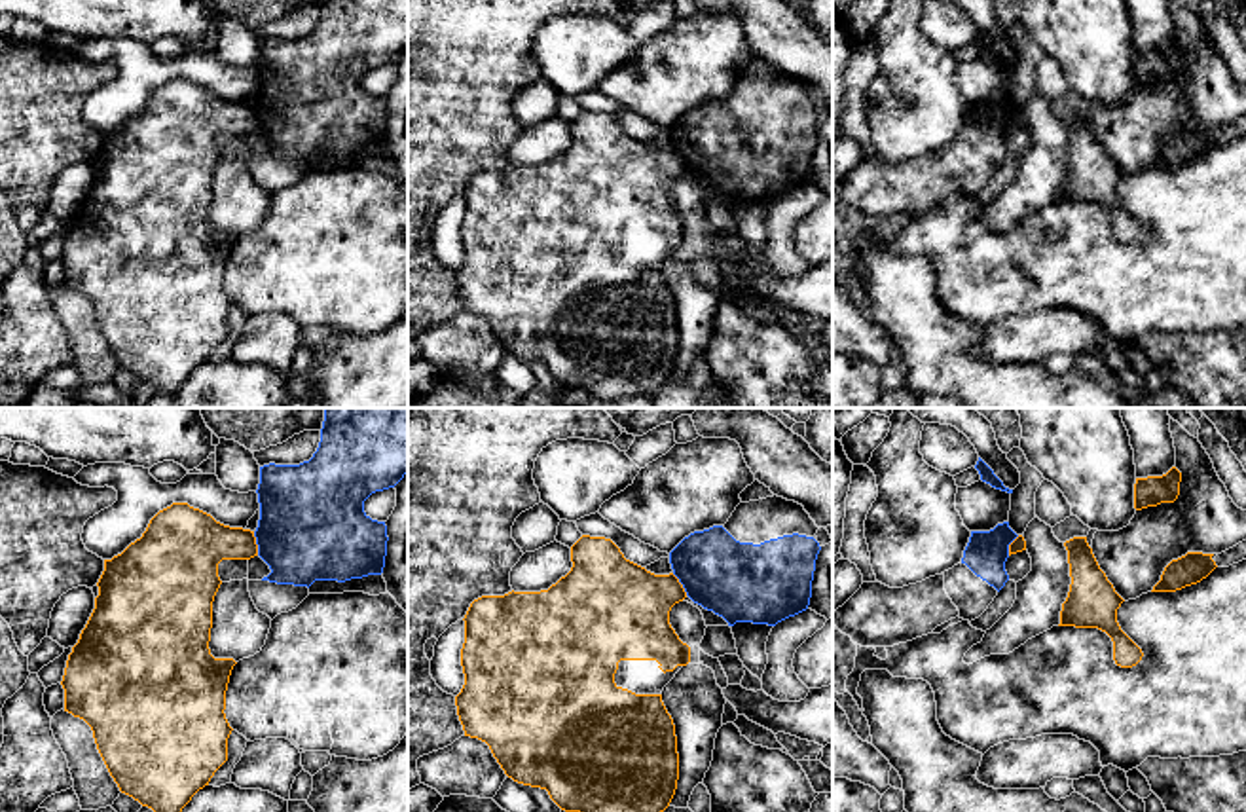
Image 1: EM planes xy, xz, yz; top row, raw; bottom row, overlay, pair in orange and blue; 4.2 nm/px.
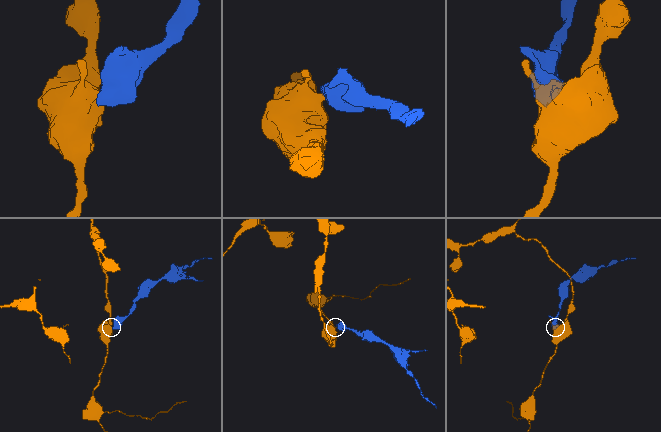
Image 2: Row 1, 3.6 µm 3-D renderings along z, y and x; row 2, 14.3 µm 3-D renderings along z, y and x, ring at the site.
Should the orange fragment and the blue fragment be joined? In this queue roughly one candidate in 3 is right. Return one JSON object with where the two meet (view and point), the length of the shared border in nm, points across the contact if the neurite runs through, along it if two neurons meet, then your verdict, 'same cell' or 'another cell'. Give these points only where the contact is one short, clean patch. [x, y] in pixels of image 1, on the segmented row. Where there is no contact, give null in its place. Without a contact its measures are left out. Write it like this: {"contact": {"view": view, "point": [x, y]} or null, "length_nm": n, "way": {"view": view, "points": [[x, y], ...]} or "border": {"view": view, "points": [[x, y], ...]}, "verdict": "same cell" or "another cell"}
{"contact": {"view": "xy", "point": [255, 543]}, "length_nm": 110, "border": {"view": "xy", "points": [[253, 532], [258, 554]]}, "verdict": "another cell"}

